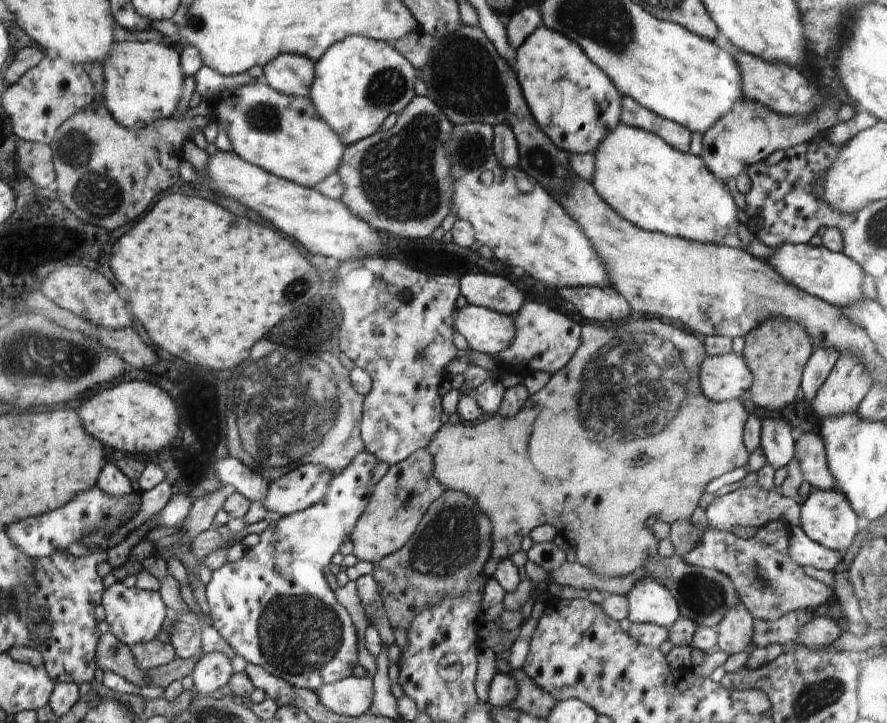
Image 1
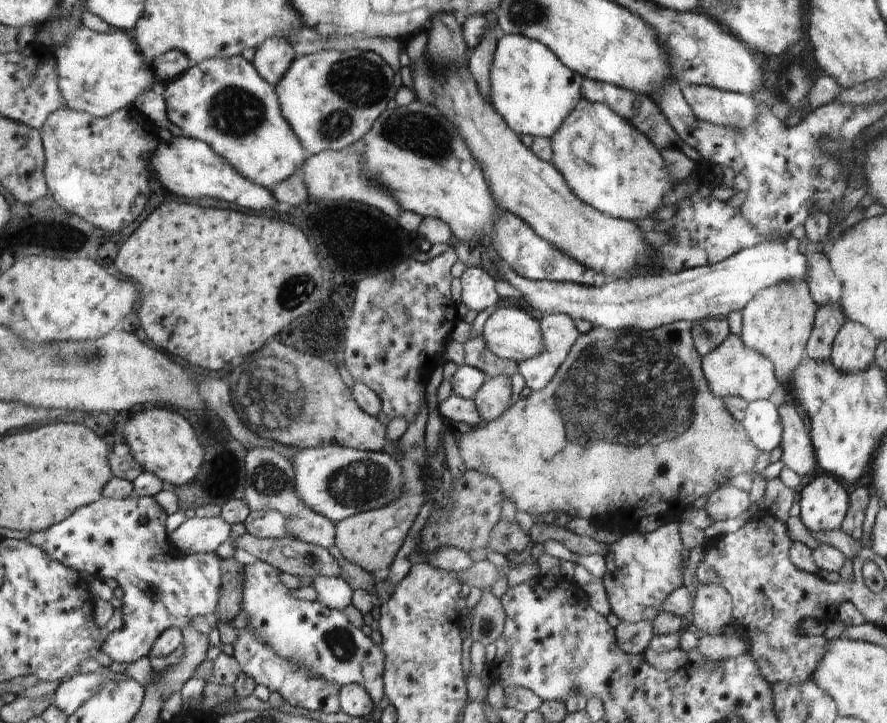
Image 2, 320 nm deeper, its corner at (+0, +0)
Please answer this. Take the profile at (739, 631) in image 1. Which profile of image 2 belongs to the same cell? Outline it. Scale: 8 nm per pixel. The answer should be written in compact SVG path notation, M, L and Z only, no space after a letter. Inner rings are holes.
M698 584L693 600L692 623L704 634L716 634L723 626L731 625L733 601L725 586Z

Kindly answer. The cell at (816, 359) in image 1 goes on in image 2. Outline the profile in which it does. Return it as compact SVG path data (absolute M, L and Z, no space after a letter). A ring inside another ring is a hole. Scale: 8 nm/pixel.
M817 305L812 332L805 348L808 358L817 361L830 358L834 339L845 321L845 314L838 305Z

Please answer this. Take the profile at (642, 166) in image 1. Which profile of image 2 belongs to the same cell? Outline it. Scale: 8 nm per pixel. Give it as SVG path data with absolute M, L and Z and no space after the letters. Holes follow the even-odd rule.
M582 98L578 101L576 109L562 121L556 134L549 139L552 147L552 163L561 171L567 185L582 202L589 203L590 206L611 217L629 221L652 217L652 212L662 204L664 192L668 192L676 184L664 178L669 175L669 171L665 167L661 152L650 139L604 103L591 103Z

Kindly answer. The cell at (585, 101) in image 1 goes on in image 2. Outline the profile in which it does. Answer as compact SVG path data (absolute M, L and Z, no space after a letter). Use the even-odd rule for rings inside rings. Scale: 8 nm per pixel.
M523 34L502 35L497 42L495 56L489 70L490 98L498 114L517 134L550 138L560 129L562 121L576 109L578 101L584 98L581 90L584 78L570 70L545 44Z

